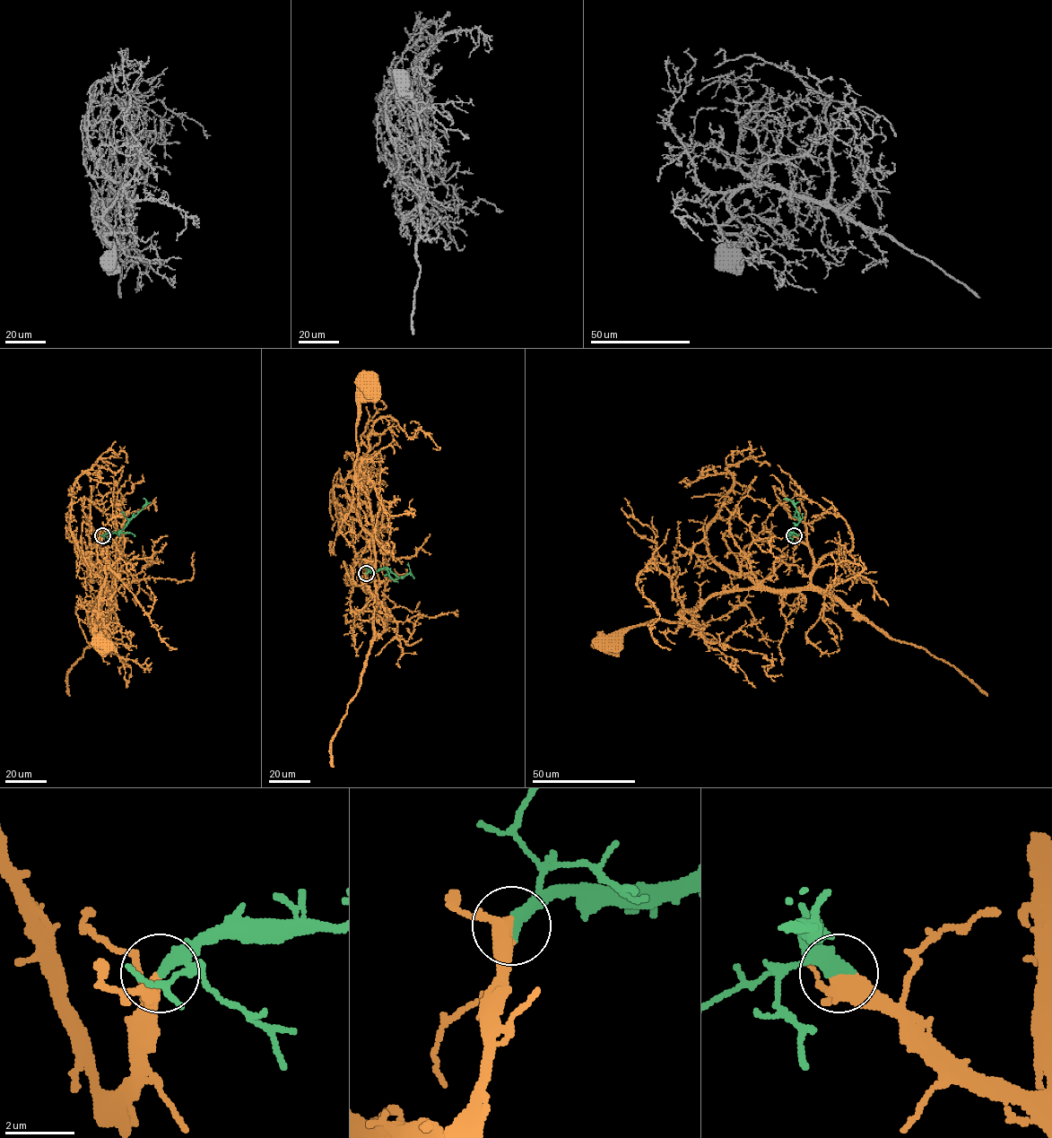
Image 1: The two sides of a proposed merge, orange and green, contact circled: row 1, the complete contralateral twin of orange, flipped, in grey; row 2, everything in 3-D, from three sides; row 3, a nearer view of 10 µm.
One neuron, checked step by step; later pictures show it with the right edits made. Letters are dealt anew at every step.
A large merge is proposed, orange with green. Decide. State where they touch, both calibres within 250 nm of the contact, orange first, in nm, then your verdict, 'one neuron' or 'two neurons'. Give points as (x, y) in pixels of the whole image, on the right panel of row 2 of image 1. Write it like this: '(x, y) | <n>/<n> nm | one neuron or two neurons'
(794, 535) | 360/320 nm | one neuron

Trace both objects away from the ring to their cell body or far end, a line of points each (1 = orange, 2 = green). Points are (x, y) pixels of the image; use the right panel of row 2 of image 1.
1: (794, 535), (812, 557), (806, 586), (713, 595), (690, 621), (651, 621), (603, 635), (599, 644)
2: (794, 535), (789, 531), (800, 520), (798, 512), (793, 503), (783, 499)

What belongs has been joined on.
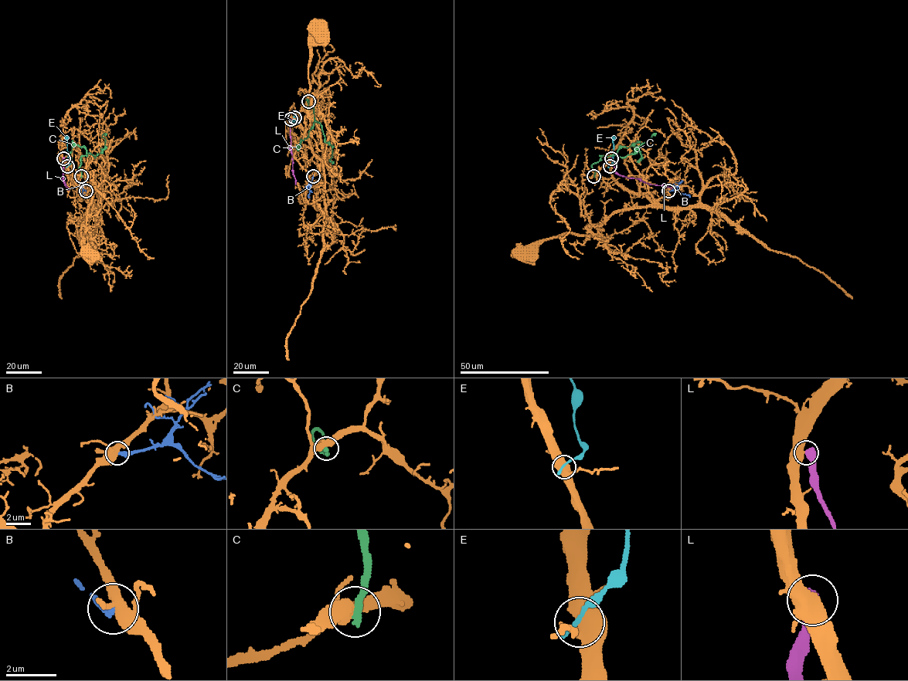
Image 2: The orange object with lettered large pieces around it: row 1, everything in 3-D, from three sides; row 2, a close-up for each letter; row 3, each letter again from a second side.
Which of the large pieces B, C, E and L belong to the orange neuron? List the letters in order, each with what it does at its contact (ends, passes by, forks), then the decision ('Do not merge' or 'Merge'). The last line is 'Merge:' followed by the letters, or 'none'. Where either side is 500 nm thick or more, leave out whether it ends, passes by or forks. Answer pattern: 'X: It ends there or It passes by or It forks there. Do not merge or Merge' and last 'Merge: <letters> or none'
B: It ends there. Do not merge
C: It ends there. Do not merge
E: Do not merge
L: Do not merge
Merge: none

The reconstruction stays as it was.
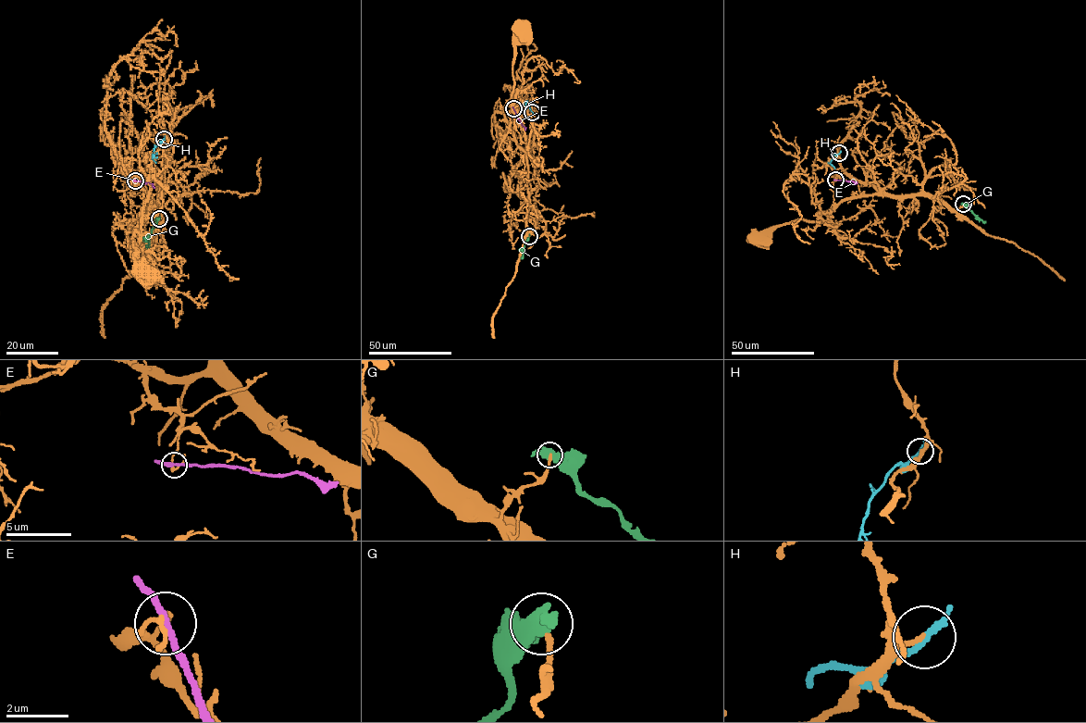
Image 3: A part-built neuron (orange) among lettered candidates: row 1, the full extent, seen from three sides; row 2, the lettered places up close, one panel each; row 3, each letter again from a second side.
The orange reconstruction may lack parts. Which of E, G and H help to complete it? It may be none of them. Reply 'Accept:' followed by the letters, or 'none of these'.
Accept: none of these

